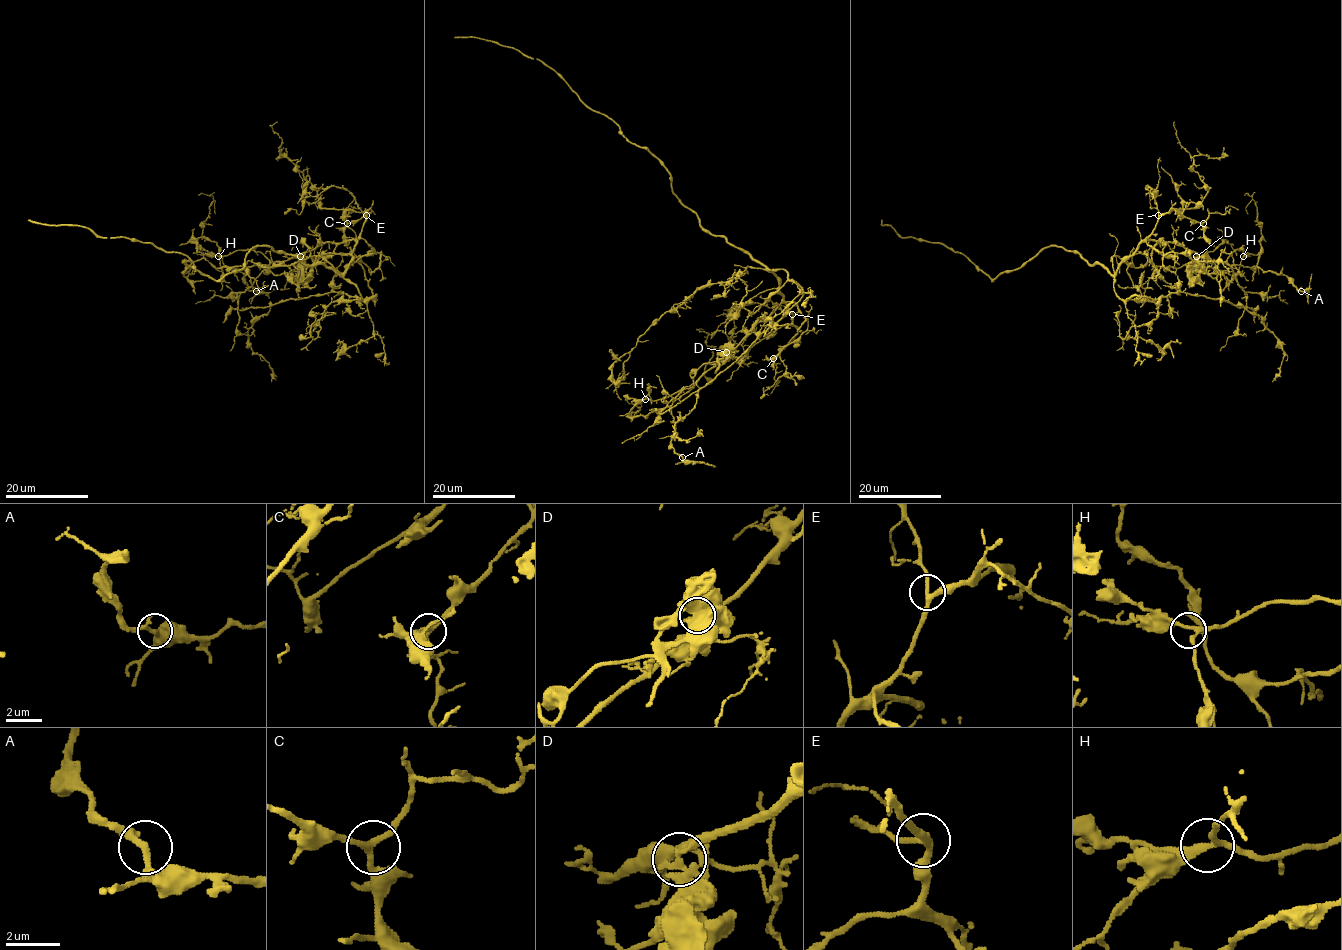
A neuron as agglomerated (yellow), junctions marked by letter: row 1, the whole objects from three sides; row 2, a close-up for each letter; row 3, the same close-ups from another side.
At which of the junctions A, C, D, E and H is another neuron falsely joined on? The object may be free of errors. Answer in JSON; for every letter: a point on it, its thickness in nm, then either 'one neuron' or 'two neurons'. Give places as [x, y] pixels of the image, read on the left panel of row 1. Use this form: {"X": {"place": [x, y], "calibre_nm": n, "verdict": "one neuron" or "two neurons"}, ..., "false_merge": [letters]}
{"A": {"place": [256, 291], "calibre_nm": 200, "verdict": "one neuron"}, "C": {"place": [347, 223], "calibre_nm": 220, "verdict": "one neuron"}, "D": {"place": [300, 256], "calibre_nm": 240, "verdict": "two neurons"}, "E": {"place": [366, 215], "calibre_nm": 240, "verdict": "one neuron"}, "H": {"place": [218, 256], "calibre_nm": 200, "verdict": "one neuron"}, "false_merge": ["D"]}

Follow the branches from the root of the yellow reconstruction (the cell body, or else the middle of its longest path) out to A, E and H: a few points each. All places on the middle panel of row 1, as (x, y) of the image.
A: (729, 242), (744, 249), (779, 278), (783, 297), (765, 319), (673, 403), (675, 433), (671, 446), (682, 457)
E: (729, 242), (744, 249), (779, 278), (783, 301), (792, 314)
H: (729, 242), (744, 249), (779, 278), (779, 290), (783, 296), (780, 304), (695, 382), (662, 399), (645, 399)

